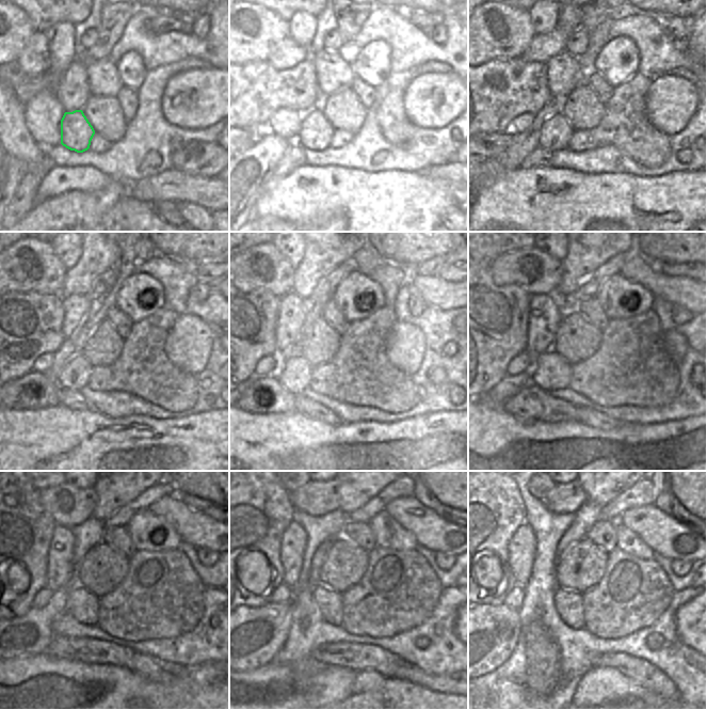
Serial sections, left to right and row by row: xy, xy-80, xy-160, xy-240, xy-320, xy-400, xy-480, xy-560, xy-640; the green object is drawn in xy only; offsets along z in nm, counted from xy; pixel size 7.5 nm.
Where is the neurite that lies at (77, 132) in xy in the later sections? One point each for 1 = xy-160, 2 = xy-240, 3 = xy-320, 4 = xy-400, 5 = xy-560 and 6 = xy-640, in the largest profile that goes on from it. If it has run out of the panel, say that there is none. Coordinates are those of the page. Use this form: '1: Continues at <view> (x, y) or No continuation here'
1: Continues at xy-160 (556, 132)
2: Continues at xy-240 (76, 373)
3: Continues at xy-320 (300, 376)
4: Continues at xy-400 (551, 372)
5: Continues at xy-560 (330, 602)
6: Continues at xy-640 (568, 603)

